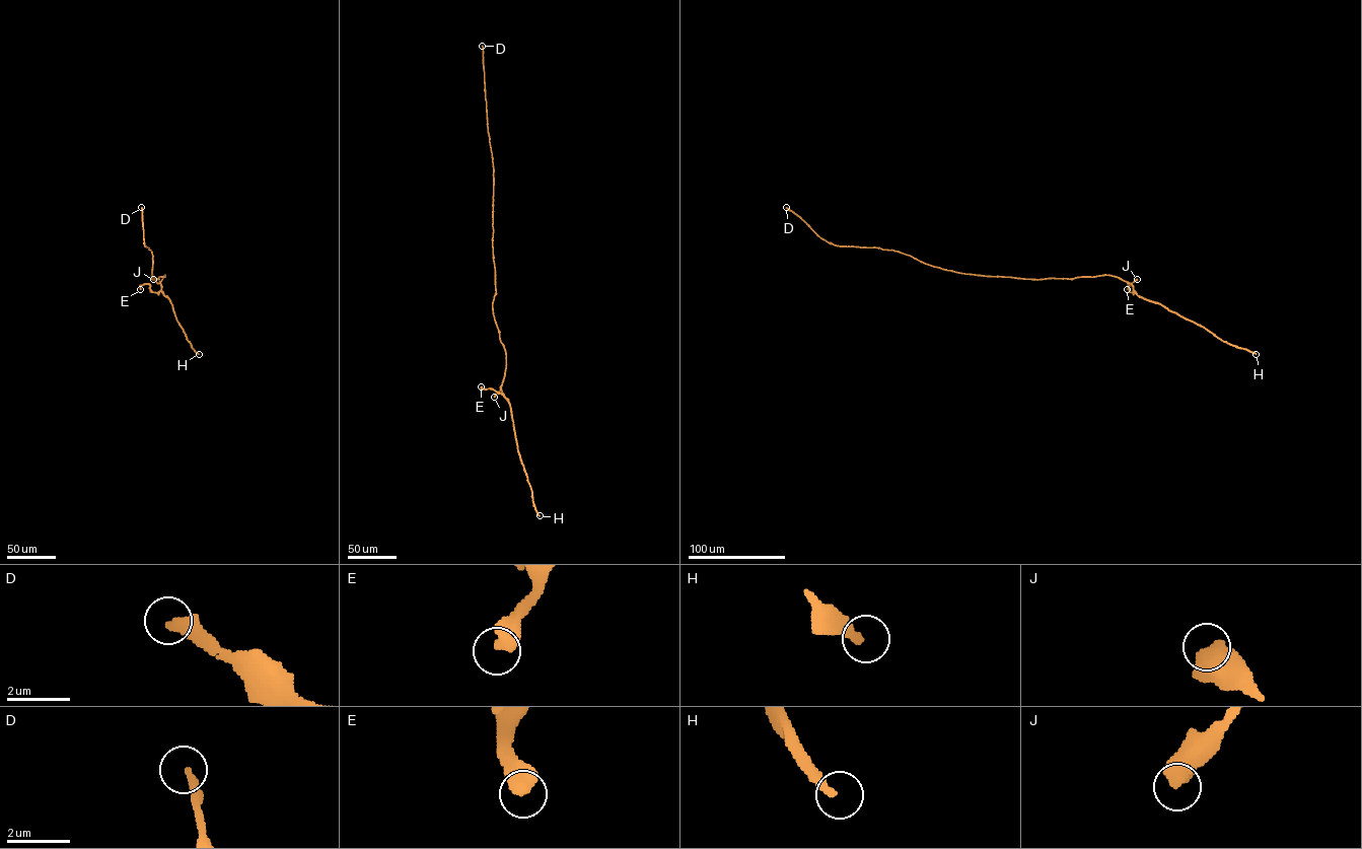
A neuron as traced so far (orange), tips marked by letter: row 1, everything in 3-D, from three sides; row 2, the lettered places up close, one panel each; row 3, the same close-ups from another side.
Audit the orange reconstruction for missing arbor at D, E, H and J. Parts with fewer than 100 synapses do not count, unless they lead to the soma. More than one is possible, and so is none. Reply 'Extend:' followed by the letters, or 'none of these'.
Extend: D

